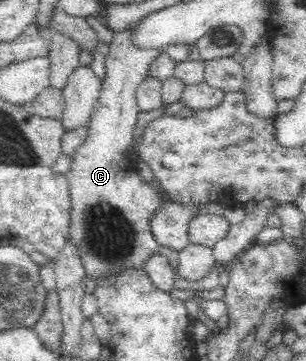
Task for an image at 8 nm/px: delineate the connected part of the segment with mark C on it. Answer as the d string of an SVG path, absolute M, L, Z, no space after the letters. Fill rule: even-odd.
M139 22L128 25L114 33L109 44L109 53L105 57L106 76L103 81L99 99L97 99L94 113L89 121L89 137L83 141L79 149L72 154L70 171L65 173L69 182L71 197L70 208L70 235L82 250L83 264L86 276L93 279L103 277L105 274L119 273L119 270L128 267L144 266L149 258L159 253L160 244L157 242L151 228L154 214L162 207L161 196L139 176L137 165L125 154L129 142L133 140L133 131L140 112L136 100L136 93L140 83L149 76L151 63L164 52L164 47L143 47L134 41L135 31Z

